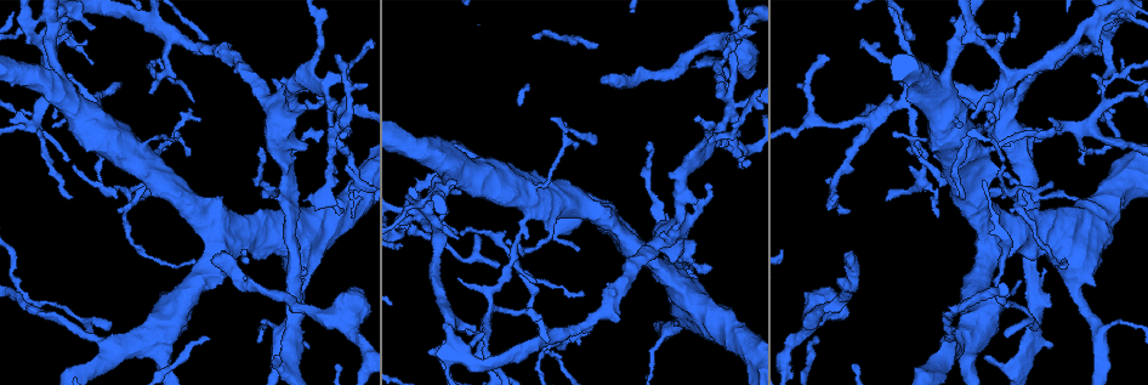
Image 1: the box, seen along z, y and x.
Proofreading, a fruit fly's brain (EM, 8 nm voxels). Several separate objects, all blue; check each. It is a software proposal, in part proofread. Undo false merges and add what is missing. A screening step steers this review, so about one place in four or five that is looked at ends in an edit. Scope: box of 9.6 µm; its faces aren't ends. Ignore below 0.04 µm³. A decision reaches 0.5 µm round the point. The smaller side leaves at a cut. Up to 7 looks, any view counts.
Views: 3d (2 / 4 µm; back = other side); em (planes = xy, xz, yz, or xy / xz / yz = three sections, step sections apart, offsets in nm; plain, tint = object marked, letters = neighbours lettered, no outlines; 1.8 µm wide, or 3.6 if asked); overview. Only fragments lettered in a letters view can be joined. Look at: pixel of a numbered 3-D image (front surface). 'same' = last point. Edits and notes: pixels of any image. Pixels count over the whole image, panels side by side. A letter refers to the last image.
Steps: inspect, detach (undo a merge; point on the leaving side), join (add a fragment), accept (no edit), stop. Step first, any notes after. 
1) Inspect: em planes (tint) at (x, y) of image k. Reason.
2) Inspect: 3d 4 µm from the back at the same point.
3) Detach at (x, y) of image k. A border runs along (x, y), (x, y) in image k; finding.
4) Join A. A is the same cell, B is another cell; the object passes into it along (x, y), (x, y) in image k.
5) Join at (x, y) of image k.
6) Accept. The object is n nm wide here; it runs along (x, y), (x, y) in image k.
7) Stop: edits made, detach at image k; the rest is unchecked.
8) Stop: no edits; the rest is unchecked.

Inspect: em planes (plain) at (599, 79) of image 1. End of a long branch.

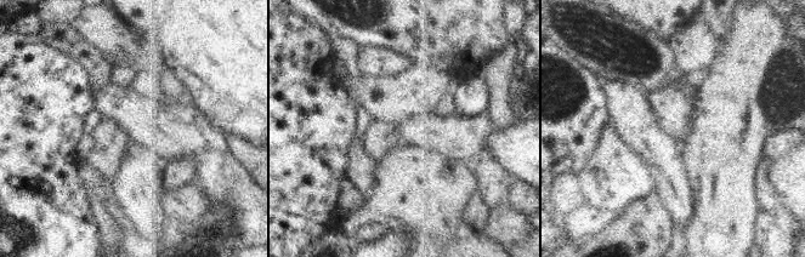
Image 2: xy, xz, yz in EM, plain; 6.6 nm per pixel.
Inspect: em planes (letters) at the same point. What lies round it.

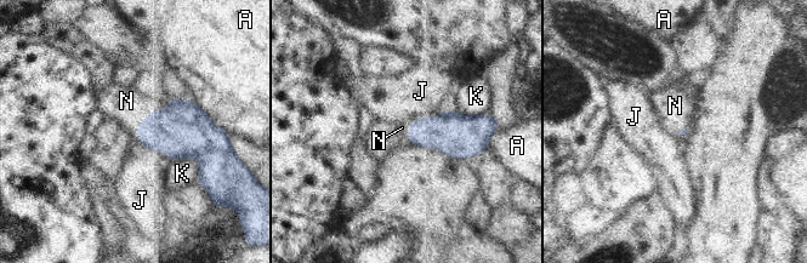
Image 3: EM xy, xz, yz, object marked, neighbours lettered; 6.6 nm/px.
Join N. The longest contact is with N, 360 nm; N is the same cell, A, J and K are other cells; the object passes into it along (182, 130), (153, 110), (126, 101) in image 3; the neuron continues.

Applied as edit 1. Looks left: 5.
Inspect: overview. Redraw.

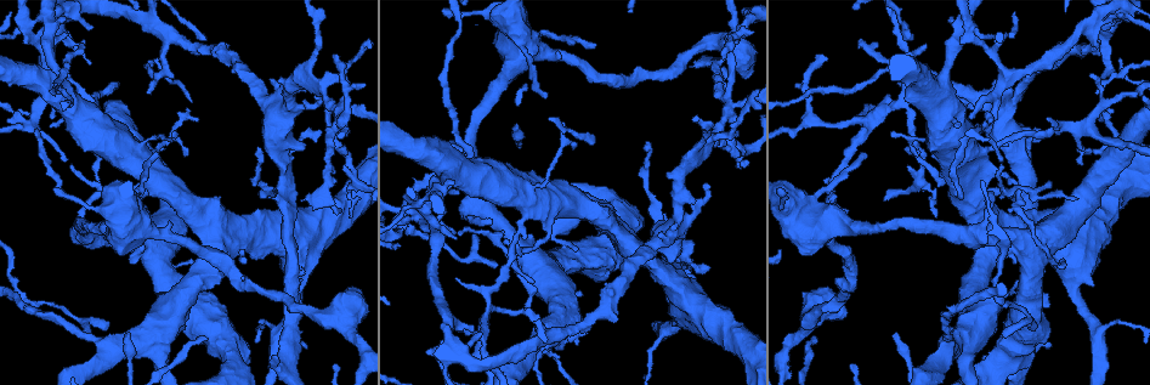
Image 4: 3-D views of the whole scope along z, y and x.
Inspect: 3d 4 µm from the back at (48, 101) of image 4. Stops while still wide.

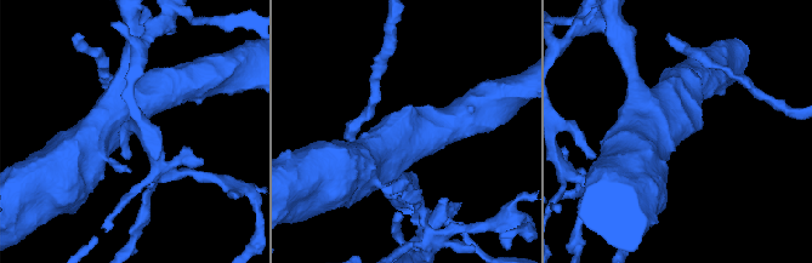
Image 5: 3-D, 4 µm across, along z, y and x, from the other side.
Inspect: em 3.6 µm yz step 4 (letters) at (407, 108) of image 5.

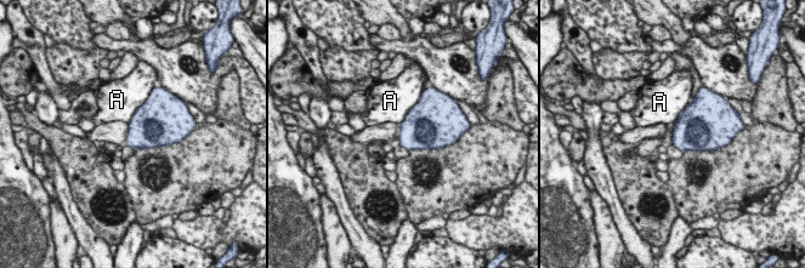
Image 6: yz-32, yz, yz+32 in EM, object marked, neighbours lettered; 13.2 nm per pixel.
Inspect: em 3.6 µm planes (letters) at the same point.

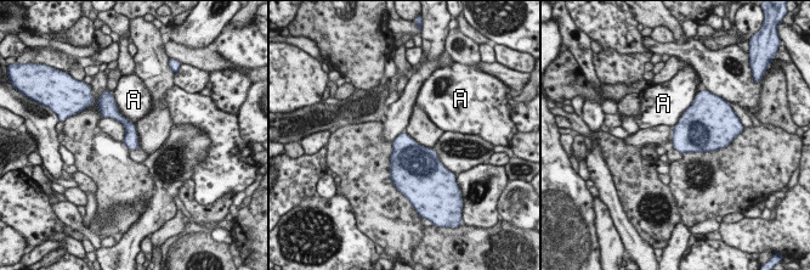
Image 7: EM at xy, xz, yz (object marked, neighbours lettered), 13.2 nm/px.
Accept. A is another cell; it runs along (111, 110), (130, 128), (135, 146) in image 7; no lettered fragment goes on from it.

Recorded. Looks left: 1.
Stop: edits made, join at image 3; the rest is unchecked.

